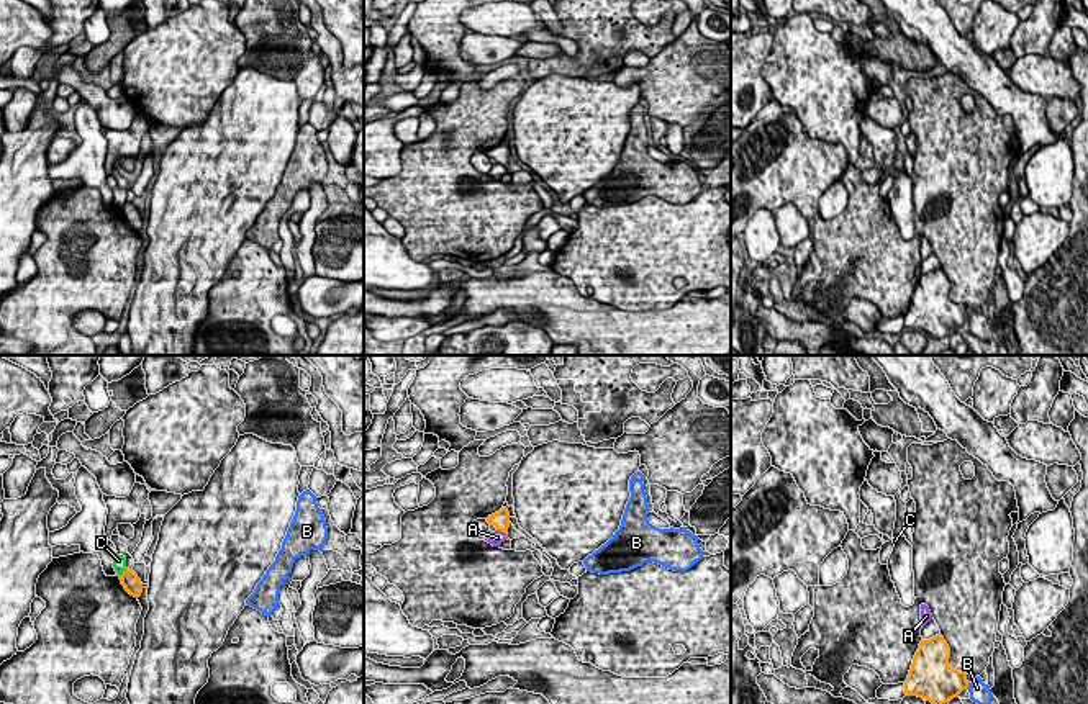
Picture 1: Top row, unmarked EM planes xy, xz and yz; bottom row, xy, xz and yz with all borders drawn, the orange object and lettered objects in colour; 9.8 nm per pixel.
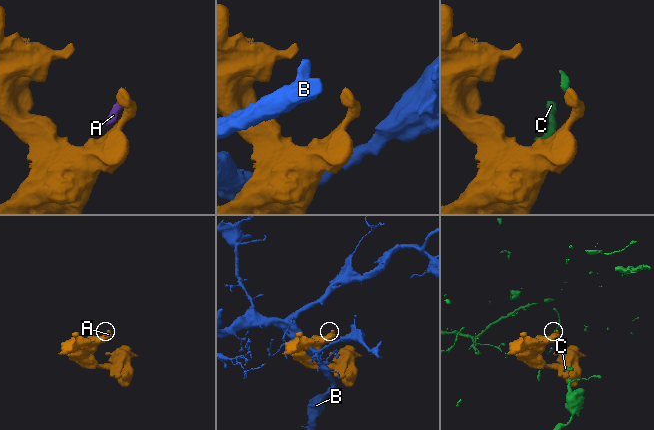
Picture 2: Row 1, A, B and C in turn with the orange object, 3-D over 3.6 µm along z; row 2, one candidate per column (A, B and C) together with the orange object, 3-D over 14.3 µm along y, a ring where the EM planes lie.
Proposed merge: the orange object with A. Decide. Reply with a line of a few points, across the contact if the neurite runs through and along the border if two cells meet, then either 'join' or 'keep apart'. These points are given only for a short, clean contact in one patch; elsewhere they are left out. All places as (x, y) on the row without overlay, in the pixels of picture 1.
line xz (497, 161), (507, 171); keep apart

